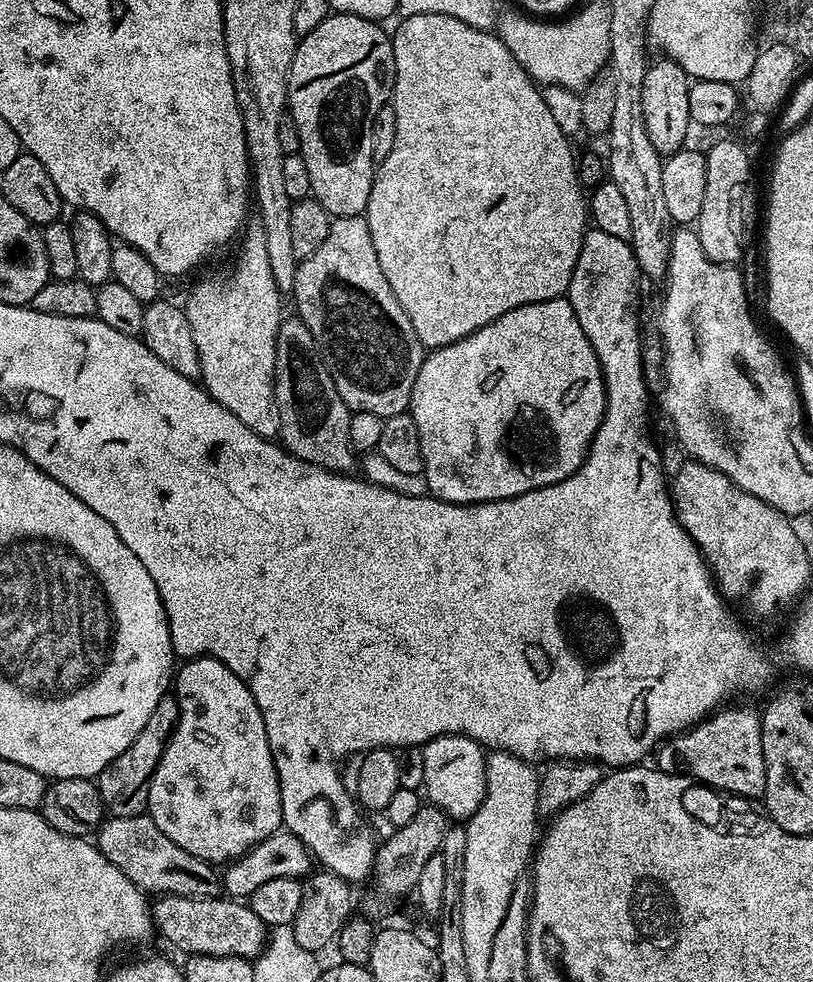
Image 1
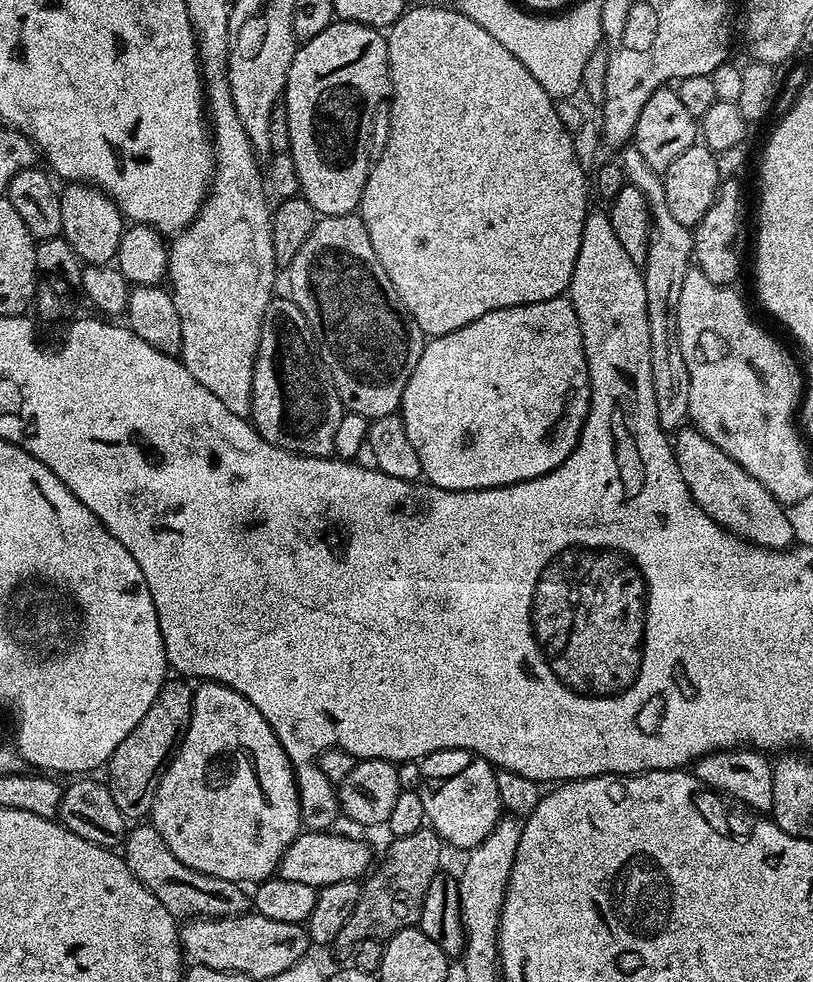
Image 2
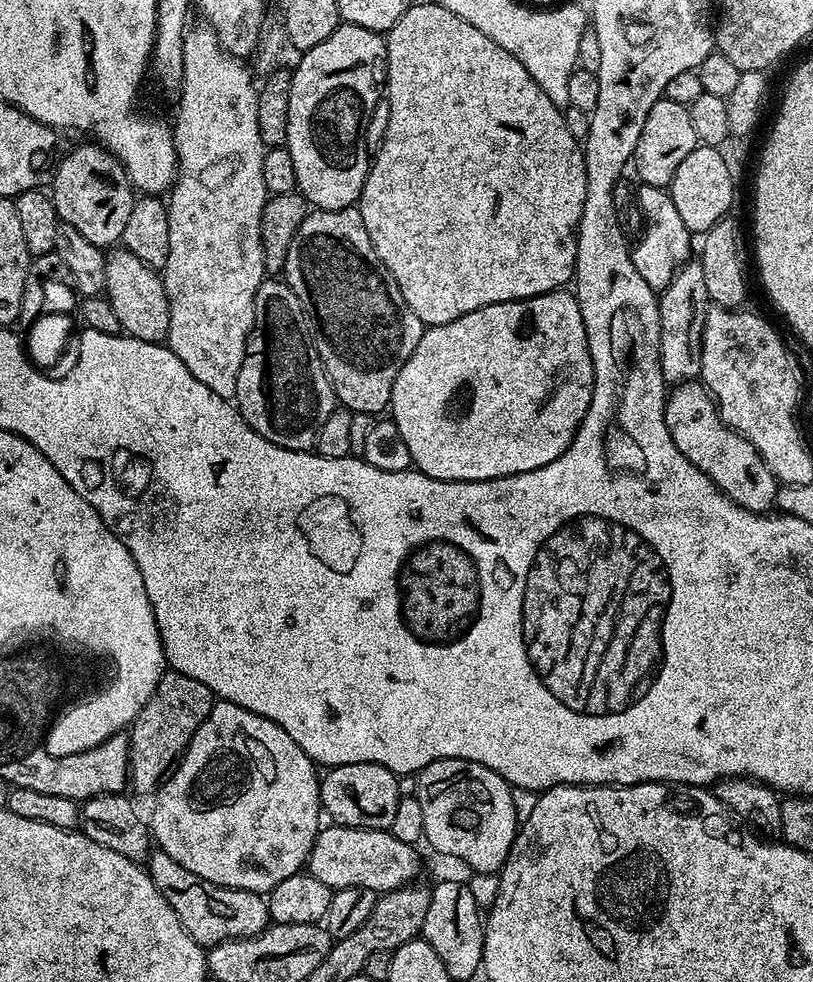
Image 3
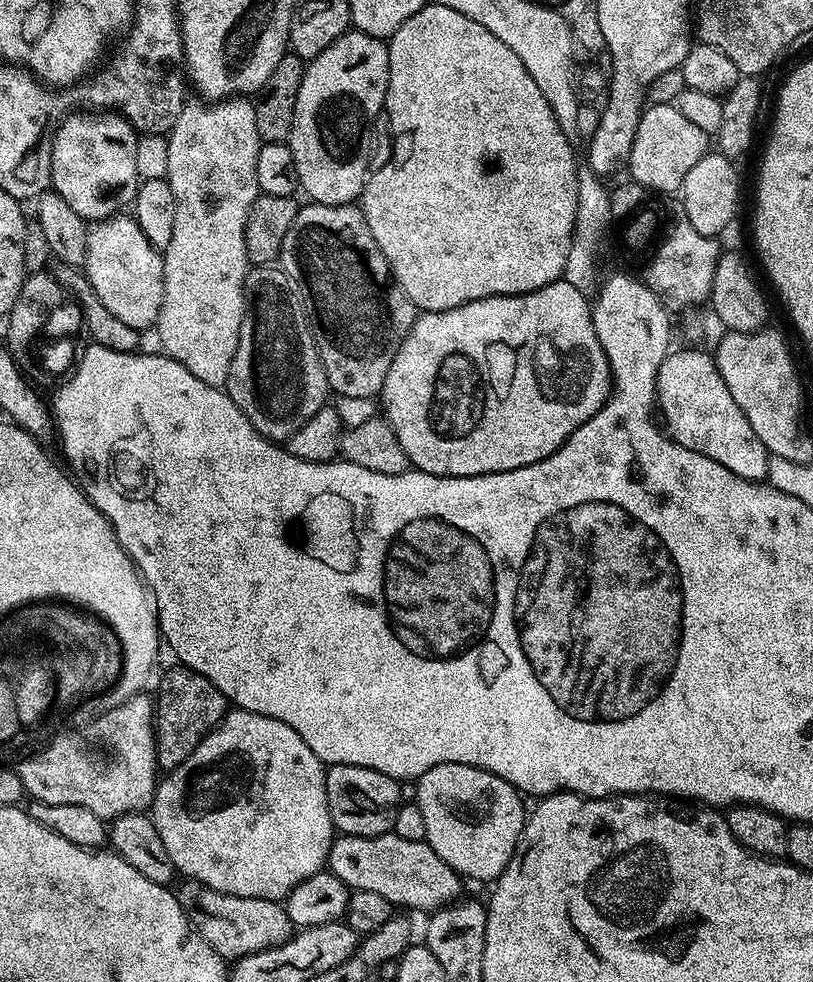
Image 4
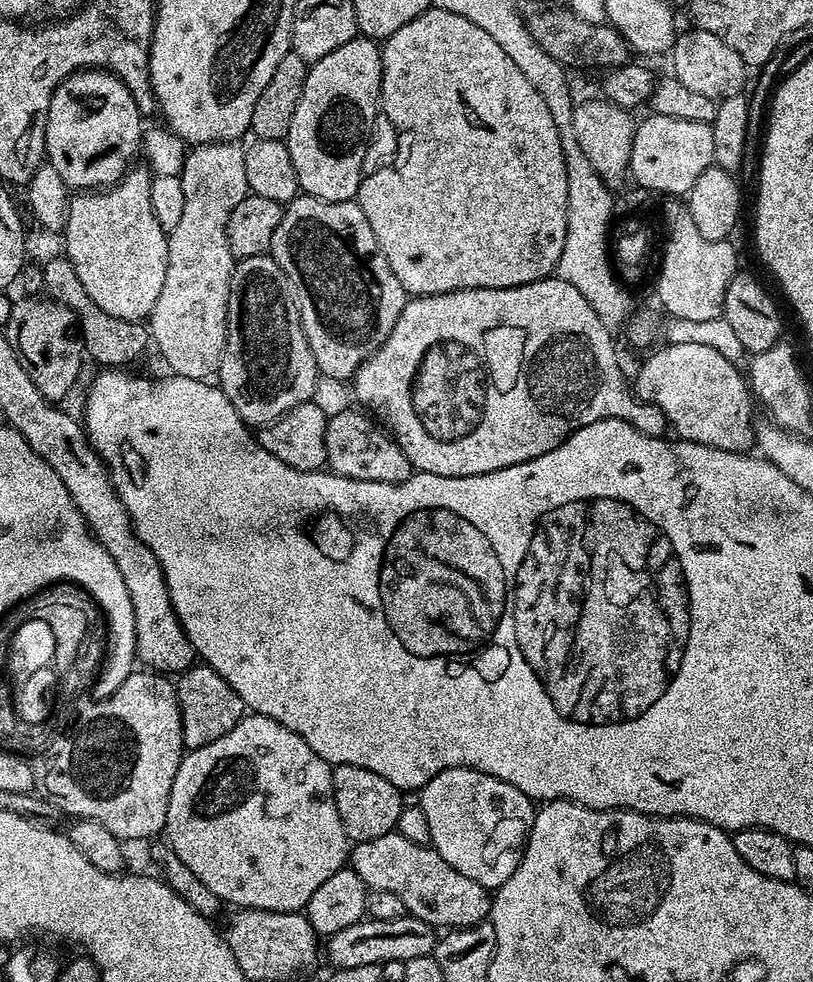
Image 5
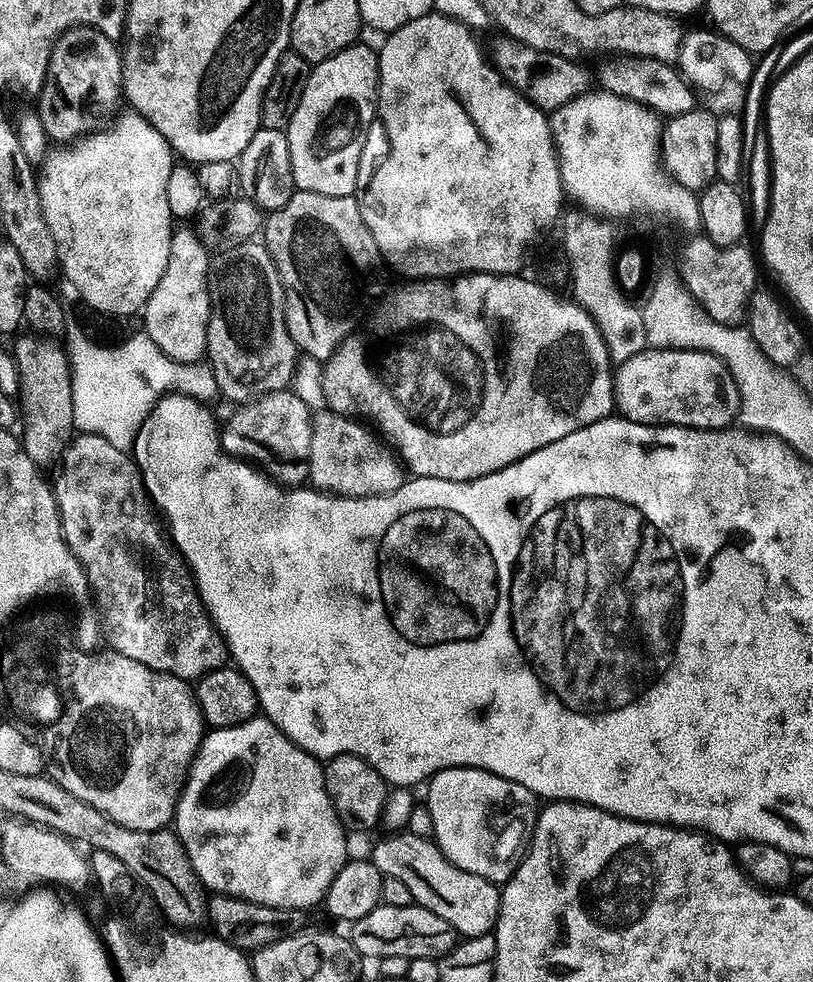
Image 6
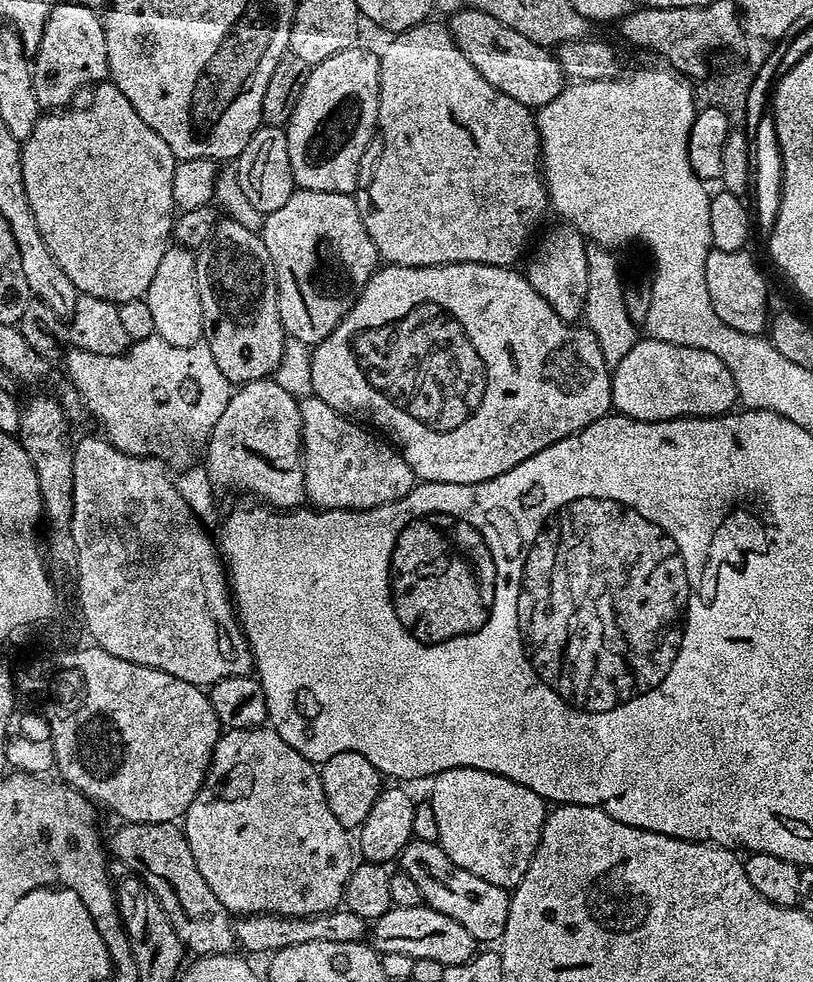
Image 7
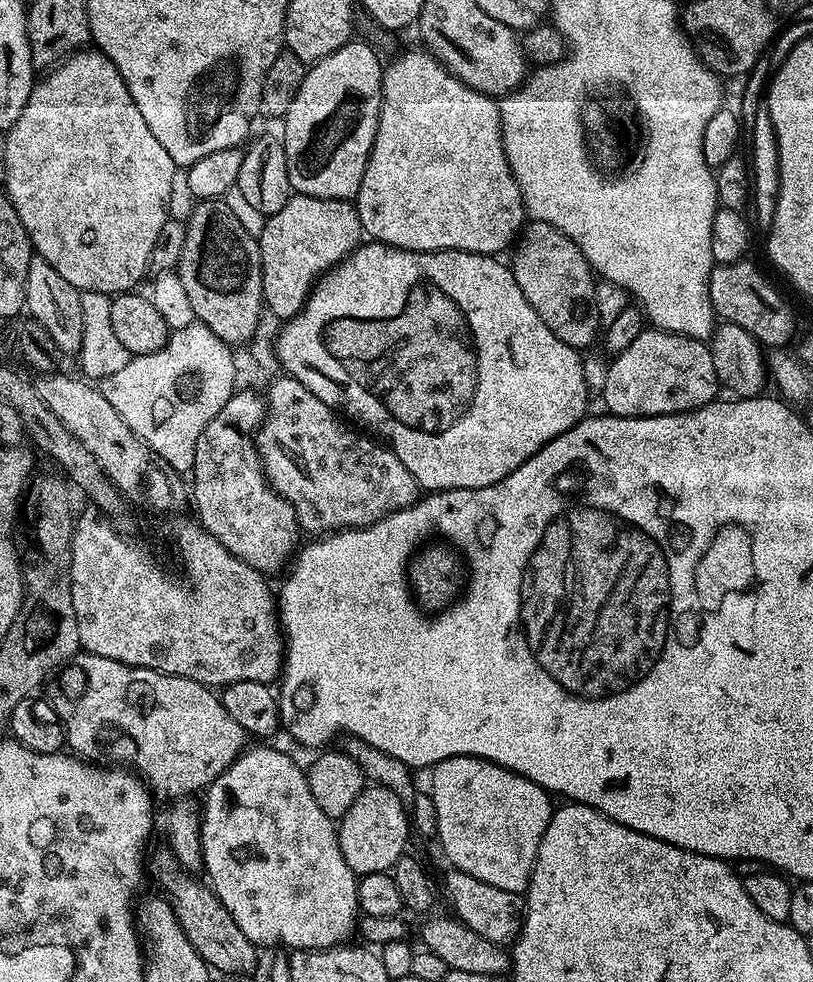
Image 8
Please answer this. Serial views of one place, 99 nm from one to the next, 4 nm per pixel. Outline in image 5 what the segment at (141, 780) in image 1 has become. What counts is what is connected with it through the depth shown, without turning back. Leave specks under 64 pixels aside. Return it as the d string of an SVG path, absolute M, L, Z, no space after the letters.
M207 666L187 668L185 672L175 677L174 683L185 749L201 748L222 738L222 734L234 730L234 726L238 726L238 722L246 715L242 698L238 698L230 682L226 682L226 678L222 678L222 674L218 674L213 668Z

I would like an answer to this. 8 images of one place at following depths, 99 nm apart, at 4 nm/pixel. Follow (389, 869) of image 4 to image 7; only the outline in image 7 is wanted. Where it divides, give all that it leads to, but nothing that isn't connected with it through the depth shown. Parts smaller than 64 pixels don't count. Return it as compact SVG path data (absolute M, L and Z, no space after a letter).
M411 839L398 857L399 871L410 874L414 878L418 890L422 890L422 898L427 907L446 914L446 918L454 918L477 942L484 940L499 941L506 930L506 918L510 910L509 889L494 886L494 882L486 882L486 878L478 878L478 874L470 874L470 870L462 870L440 848L439 843L431 844L418 839Z

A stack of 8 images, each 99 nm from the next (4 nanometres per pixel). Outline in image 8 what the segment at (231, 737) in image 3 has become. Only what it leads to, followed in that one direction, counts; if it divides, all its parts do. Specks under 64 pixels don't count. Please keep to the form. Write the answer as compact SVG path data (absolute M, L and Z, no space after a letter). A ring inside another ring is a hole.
M245 747L234 763L213 784L208 785L203 793L200 820L202 868L203 871L208 871L207 883L222 902L222 906L226 906L226 910L230 910L234 922L240 920L240 912L244 912L244 928L248 928L248 932L252 932L252 936L268 936L268 946L275 945L277 941L281 940L285 944L281 945L288 950L335 948L347 945L351 941L348 939L351 936L353 938L357 931L358 913L360 912L358 890L356 889L358 876L352 872L350 866L347 865L346 858L343 857L337 840L337 825L326 814L322 814L318 802L314 802L314 796L310 794L307 771L303 767L299 768L286 753L279 752L276 748ZM240 856L256 856L256 860L248 860L248 864L240 864Z

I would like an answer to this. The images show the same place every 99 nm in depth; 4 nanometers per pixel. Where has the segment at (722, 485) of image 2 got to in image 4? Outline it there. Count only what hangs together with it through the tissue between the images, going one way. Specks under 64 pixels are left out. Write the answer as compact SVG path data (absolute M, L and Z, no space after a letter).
M688 346L681 352L669 351L668 356L662 362L662 366L654 373L656 380L656 400L660 403L660 412L664 415L663 423L666 425L667 435L676 444L686 446L686 450L694 450L698 454L706 454L706 458L714 458L726 470L738 474L738 478L746 478L757 482L763 481L768 475L768 448L754 434L754 426L742 414L738 402L734 402L734 397L730 390L726 390L726 382L722 382L722 374L718 374L718 366L711 355L699 352L696 346Z

